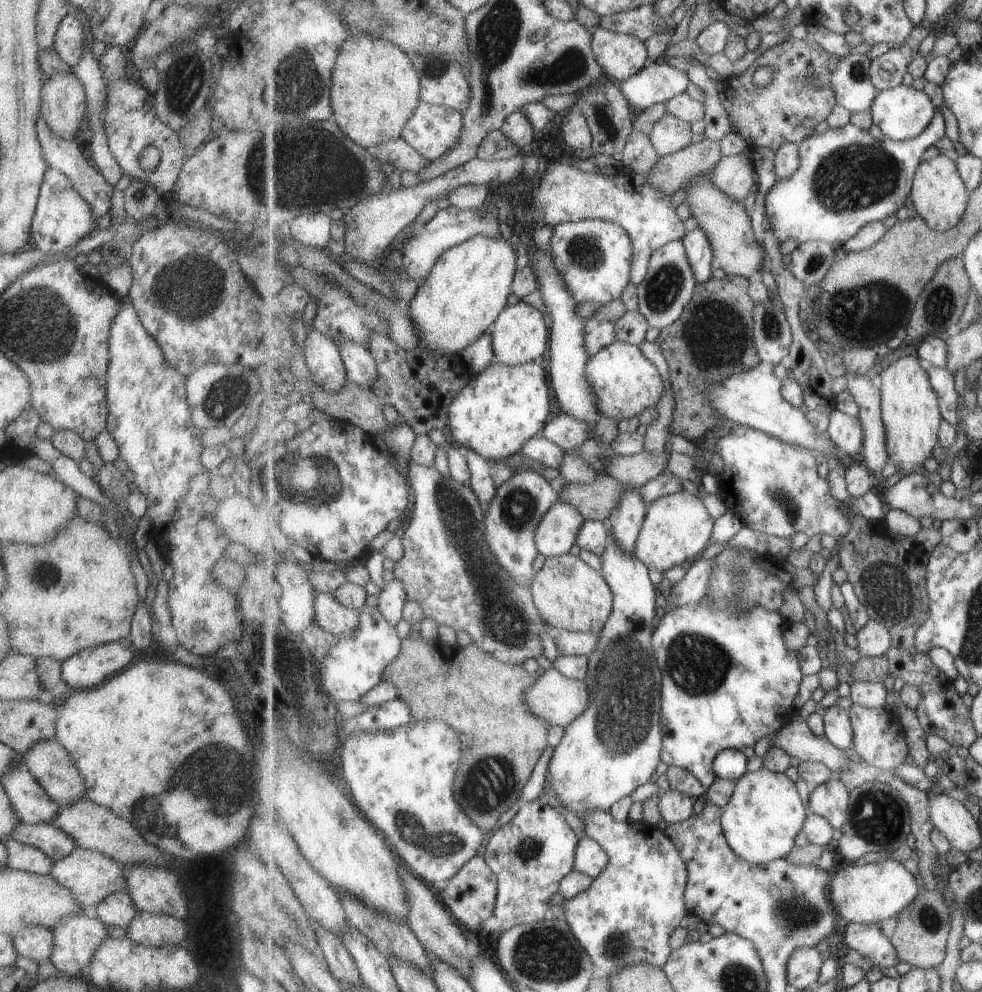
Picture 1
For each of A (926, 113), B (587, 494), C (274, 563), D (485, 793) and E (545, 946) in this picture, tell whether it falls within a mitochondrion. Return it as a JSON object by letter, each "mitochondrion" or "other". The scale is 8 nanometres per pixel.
{"A":"other","B":"other","C":"other","D":"mitochondrion","E":"mitochondrion"}

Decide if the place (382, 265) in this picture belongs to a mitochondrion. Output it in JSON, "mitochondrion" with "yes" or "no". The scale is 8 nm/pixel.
{"mitochondrion":"no"}

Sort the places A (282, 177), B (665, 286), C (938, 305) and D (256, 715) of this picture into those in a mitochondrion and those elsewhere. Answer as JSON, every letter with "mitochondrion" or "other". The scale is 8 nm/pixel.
{"A":"mitochondrion","B":"mitochondrion","C":"mitochondrion","D":"other"}

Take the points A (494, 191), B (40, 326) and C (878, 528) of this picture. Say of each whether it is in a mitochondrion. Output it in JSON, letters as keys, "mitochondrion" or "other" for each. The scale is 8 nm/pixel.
{"A":"other","B":"mitochondrion","C":"other"}

